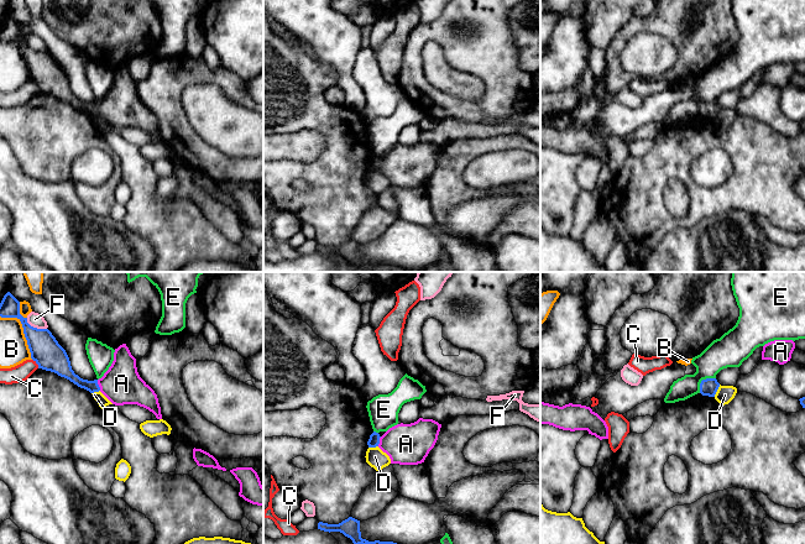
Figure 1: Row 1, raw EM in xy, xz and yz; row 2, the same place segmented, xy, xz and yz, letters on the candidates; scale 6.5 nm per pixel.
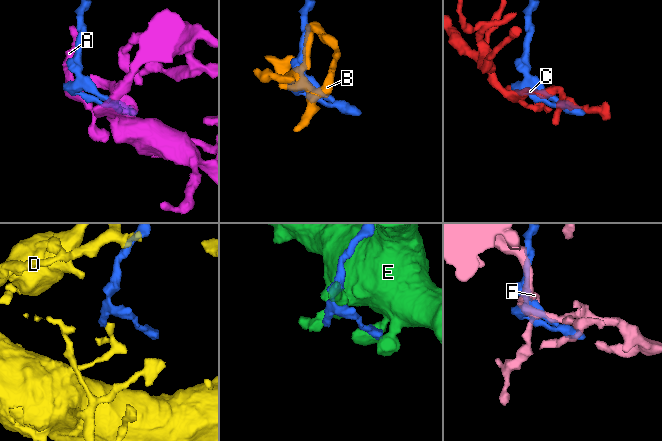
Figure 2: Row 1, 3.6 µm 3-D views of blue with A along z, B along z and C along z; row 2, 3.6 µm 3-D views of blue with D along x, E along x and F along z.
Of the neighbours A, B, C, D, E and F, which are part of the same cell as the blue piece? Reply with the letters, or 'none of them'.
A

